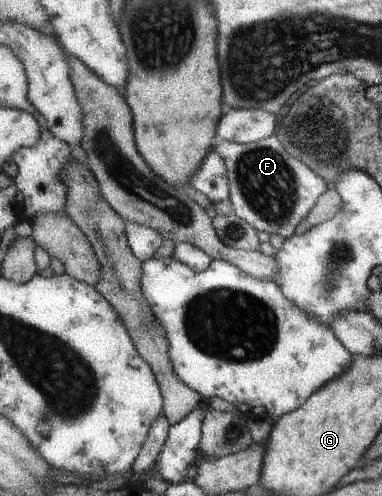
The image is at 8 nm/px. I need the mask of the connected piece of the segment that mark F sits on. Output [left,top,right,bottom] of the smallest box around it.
[214,135,332,239]

